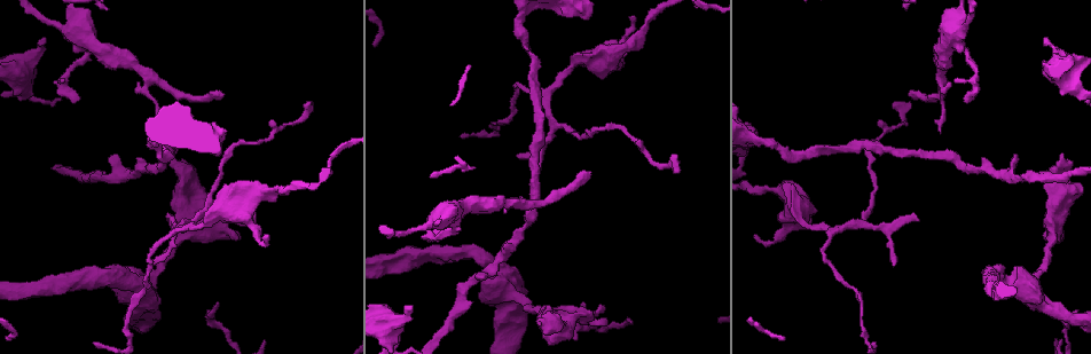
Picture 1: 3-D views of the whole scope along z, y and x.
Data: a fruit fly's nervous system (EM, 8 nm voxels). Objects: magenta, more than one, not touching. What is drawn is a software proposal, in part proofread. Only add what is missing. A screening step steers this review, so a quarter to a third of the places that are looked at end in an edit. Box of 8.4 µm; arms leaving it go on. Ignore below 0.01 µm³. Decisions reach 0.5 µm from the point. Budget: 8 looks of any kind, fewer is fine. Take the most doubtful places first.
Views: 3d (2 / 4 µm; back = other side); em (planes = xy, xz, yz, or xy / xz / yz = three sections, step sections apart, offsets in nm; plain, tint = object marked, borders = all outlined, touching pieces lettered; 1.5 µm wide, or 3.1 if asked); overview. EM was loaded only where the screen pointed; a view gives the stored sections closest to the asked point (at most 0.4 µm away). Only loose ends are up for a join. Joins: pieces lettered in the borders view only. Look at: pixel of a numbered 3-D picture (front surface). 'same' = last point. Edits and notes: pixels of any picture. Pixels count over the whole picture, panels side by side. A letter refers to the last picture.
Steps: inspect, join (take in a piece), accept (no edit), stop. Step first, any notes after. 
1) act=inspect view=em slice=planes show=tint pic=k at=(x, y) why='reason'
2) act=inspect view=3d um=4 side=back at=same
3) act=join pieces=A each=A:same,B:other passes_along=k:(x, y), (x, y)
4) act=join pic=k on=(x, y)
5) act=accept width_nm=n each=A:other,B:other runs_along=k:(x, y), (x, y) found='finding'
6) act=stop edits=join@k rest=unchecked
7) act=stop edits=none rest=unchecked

act=inspect view=3d um=4 pic=1 at=(588, 174) why='an open end'

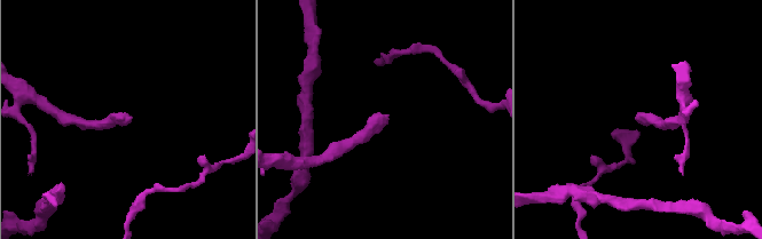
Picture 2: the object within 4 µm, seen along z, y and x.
act=inspect view=em slice=planes show=borders pic=2 at=(386, 117)

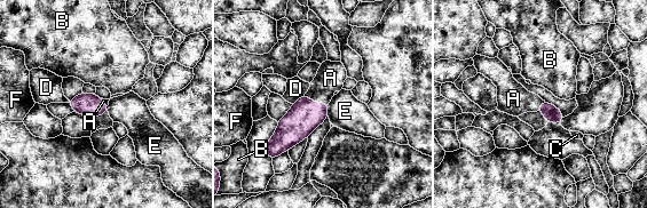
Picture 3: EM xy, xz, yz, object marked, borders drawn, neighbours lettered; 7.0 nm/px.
act=join pieces=A each=A:same,B:other,C:other,D:other,E:other,F:other passes_along=3:(305, 116), (316, 103), (330, 78) found='it goes on there'

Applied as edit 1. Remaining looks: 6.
act=inspect view=overview why='redraw'

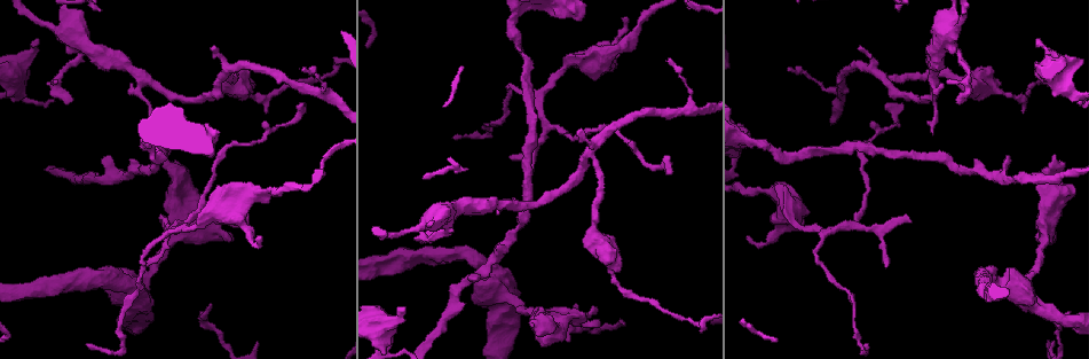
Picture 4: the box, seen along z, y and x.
act=inspect view=em slice=planes show=borders pic=4 at=(1036, 240) why='branch stops here'

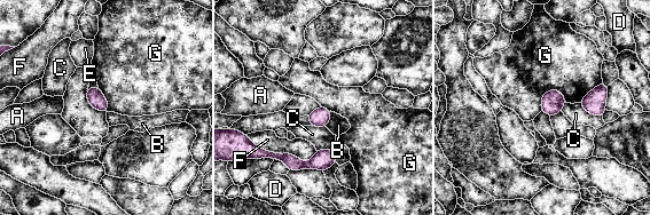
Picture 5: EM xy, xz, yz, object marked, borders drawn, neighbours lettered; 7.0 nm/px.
act=accept each=A:other,B:other,C:other,D:other,E:other,F:other,G:other border=5:(566, 102), (547, 90), (540, 108) found='no lettered piece goes on from it'

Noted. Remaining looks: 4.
act=inspect view=3d um=2 pic=4 at=(1037, 41) why='an open end'

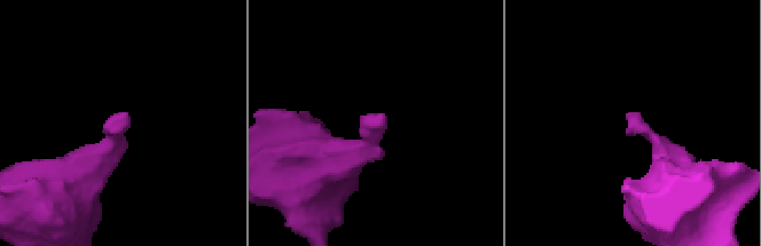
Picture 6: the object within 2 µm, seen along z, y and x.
act=inspect view=em slice=planes show=plain pic=6 at=(380, 129) why='now the EM'

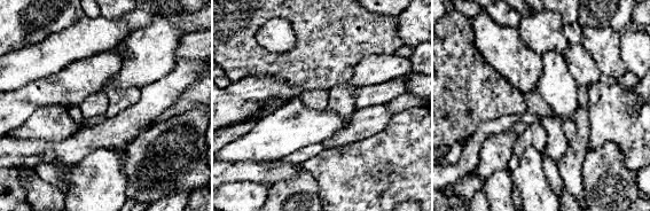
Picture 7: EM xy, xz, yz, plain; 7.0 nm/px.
act=inspect view=em slice=planes show=borders at=same why='see the neighbours'

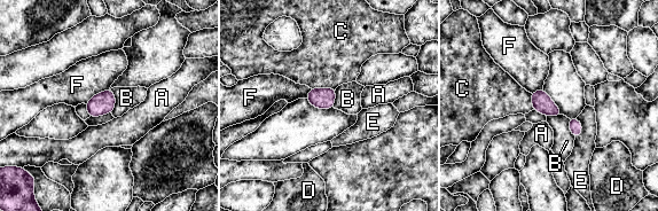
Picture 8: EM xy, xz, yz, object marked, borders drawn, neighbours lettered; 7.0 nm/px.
act=accept width_nm=140 each=A:other,B:other,C:other,D:other,E:other,F:other border=8:(110, 90), (115, 96), (111, 112) found='none of them fits'

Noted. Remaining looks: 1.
act=stop edits=join@3 rest=unchecked

